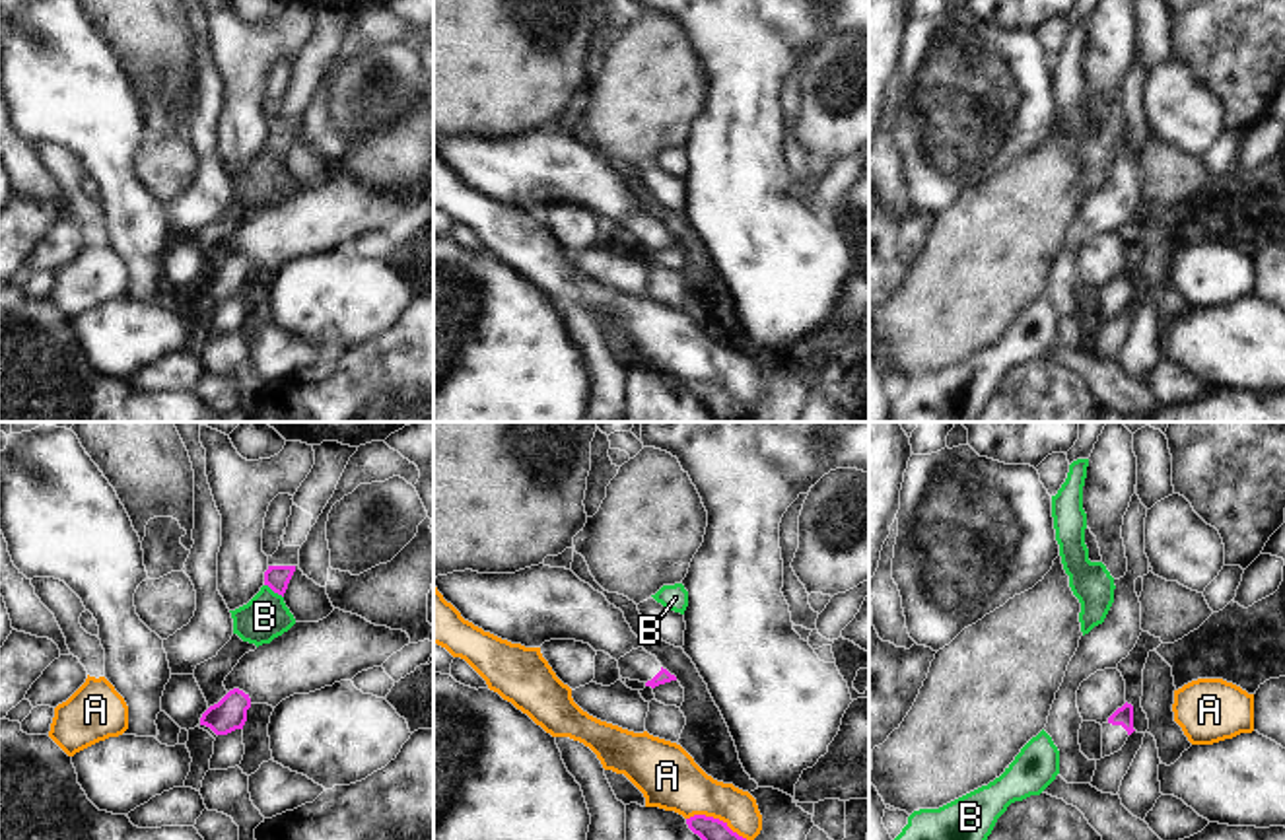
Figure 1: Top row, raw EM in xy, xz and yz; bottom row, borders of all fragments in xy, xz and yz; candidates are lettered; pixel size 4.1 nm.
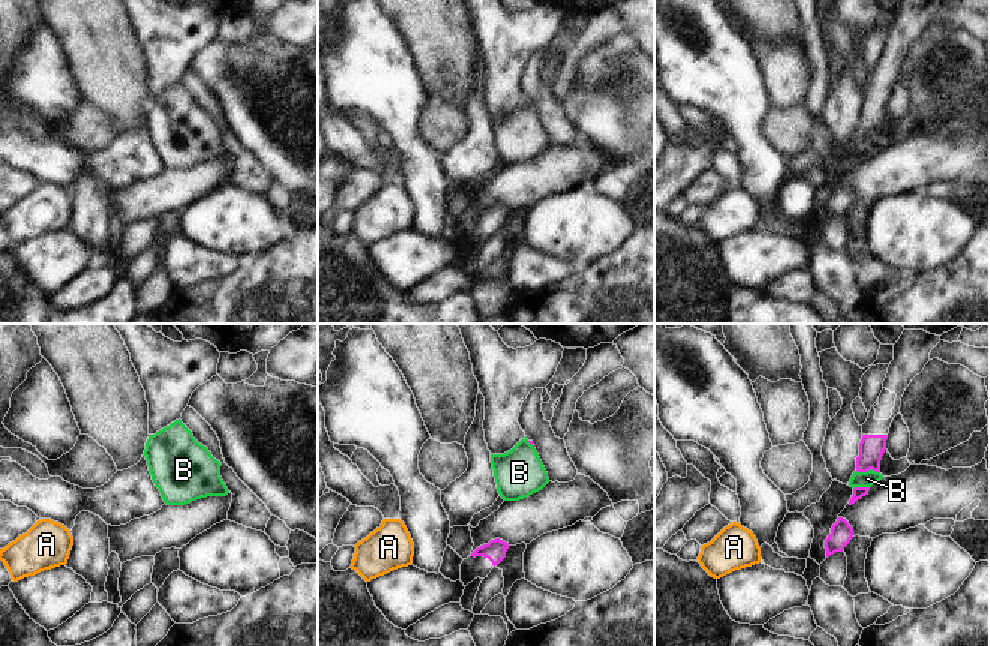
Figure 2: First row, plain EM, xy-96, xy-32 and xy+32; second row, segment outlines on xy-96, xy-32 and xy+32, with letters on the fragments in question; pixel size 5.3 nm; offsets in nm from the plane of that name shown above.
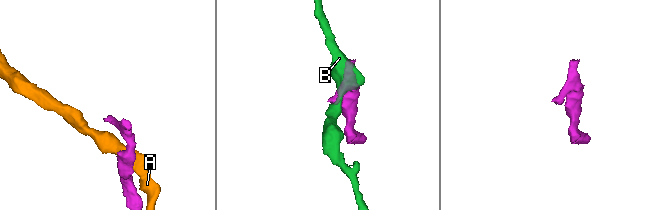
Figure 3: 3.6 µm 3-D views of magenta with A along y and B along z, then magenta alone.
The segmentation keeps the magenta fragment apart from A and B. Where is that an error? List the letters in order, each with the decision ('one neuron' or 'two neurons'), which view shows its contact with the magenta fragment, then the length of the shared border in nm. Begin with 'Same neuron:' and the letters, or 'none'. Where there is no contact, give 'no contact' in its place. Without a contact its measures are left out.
Same neuron: none
A: two neurons; contact in xz; length 300 nm
B: two neurons; contact in xy; length 100 nm

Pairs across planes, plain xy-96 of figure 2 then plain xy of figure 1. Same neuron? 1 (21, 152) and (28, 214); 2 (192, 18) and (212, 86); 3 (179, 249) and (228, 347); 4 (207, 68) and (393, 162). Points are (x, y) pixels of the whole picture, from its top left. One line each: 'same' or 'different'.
1: different
2: different
3: different
4: same

